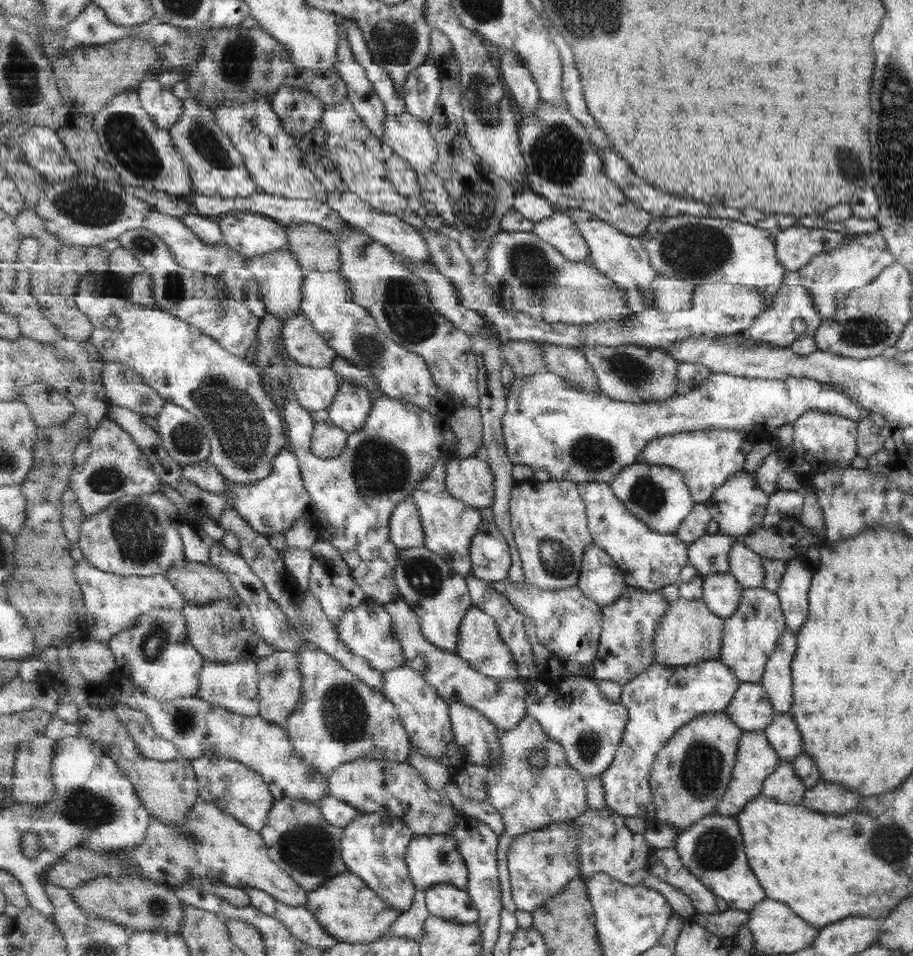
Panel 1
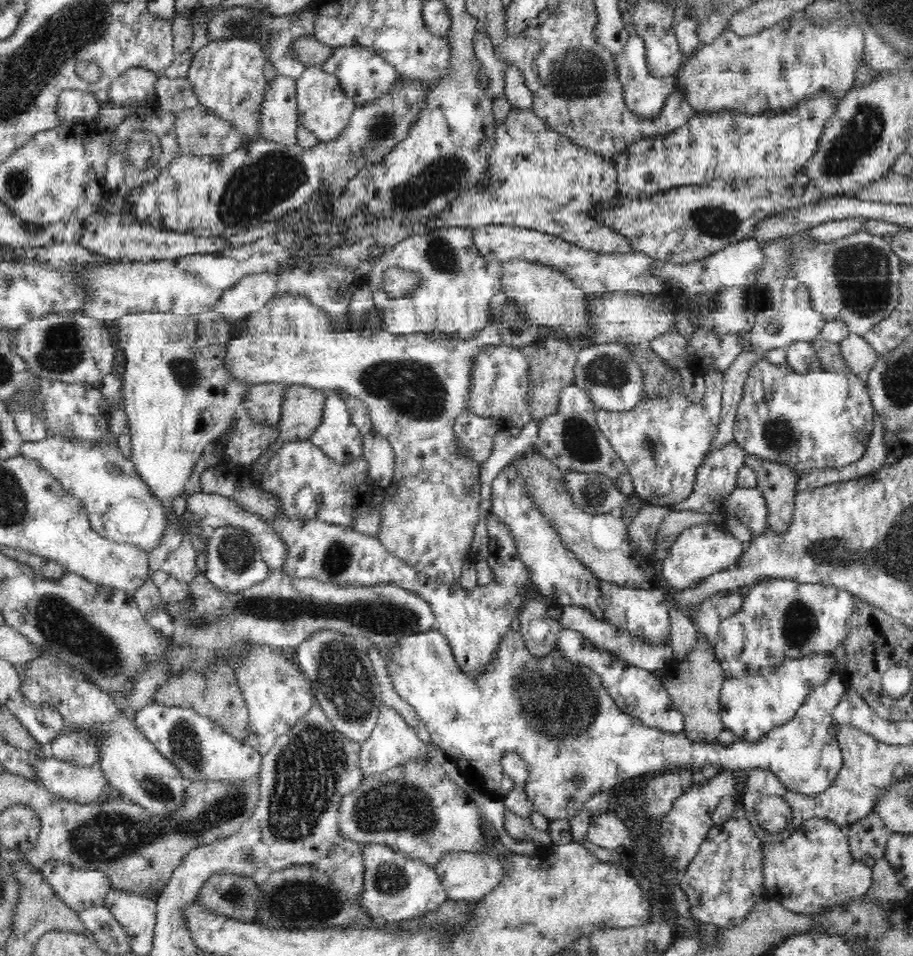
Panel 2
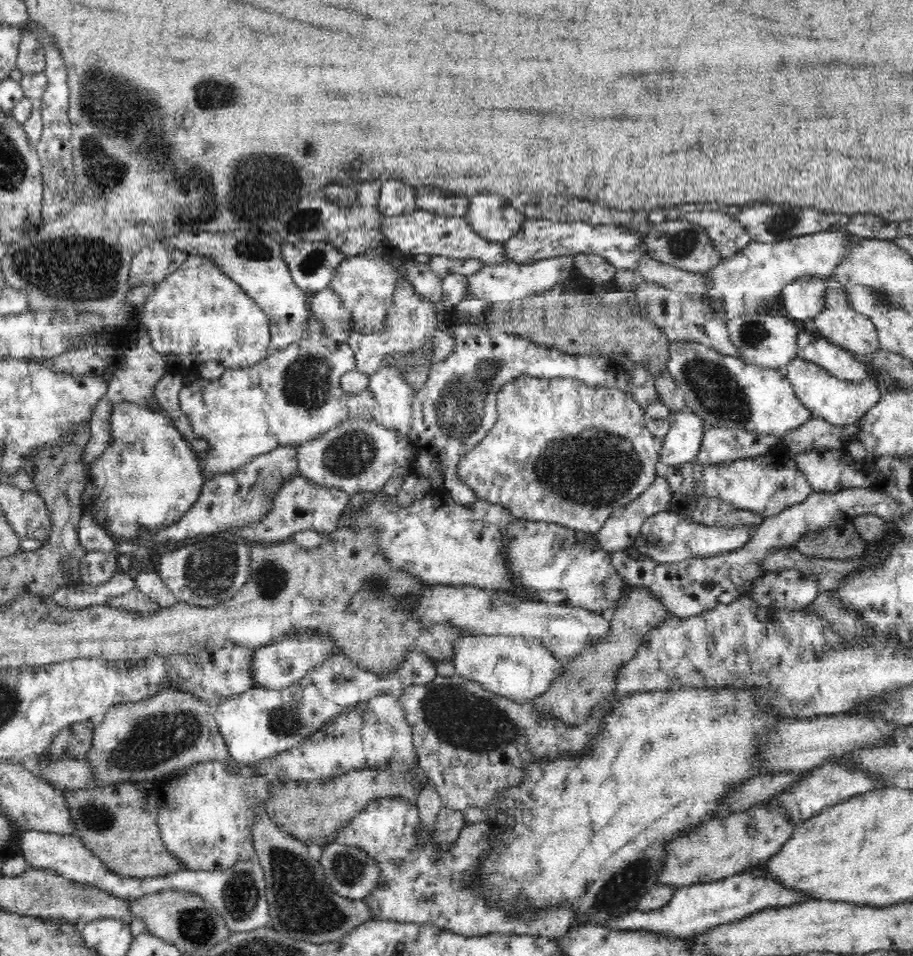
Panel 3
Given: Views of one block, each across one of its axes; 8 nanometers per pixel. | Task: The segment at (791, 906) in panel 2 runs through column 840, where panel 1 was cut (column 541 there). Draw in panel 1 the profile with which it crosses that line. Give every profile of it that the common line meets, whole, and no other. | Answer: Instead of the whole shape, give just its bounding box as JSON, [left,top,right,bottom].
[508,820,586,913]

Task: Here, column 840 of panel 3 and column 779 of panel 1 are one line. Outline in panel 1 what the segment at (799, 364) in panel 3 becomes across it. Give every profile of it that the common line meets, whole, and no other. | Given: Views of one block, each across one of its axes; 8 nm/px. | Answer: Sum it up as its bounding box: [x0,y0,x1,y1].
[503,371,871,485]

